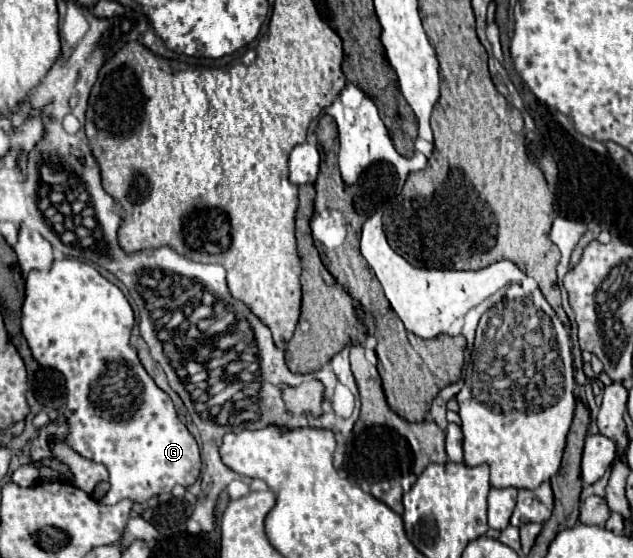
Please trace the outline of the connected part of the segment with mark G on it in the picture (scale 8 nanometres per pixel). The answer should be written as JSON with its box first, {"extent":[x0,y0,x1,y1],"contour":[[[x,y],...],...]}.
{"extent":[21,258,201,504],"contour":[[[75,258],[55,260],[49,272],[33,270],[27,276],[21,328],[33,352],[33,358],[41,366],[55,368],[65,378],[65,418],[69,424],[69,434],[63,442],[79,456],[103,464],[109,472],[111,488],[101,502],[117,504],[123,498],[145,502],[163,492],[171,492],[175,484],[189,488],[197,480],[201,468],[197,442],[187,426],[177,418],[169,394],[165,394],[153,382],[153,378],[141,366],[137,350],[133,350],[133,346],[129,344],[133,310],[125,294],[115,284],[103,278],[87,262]]]}

